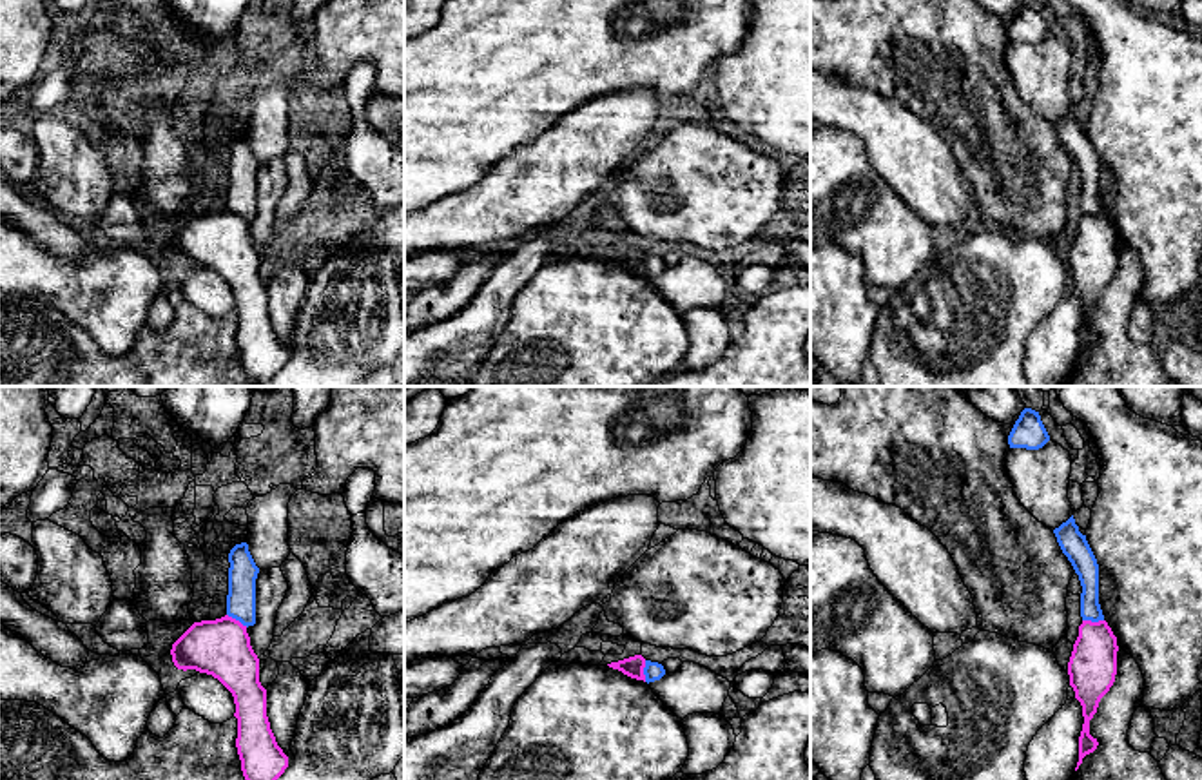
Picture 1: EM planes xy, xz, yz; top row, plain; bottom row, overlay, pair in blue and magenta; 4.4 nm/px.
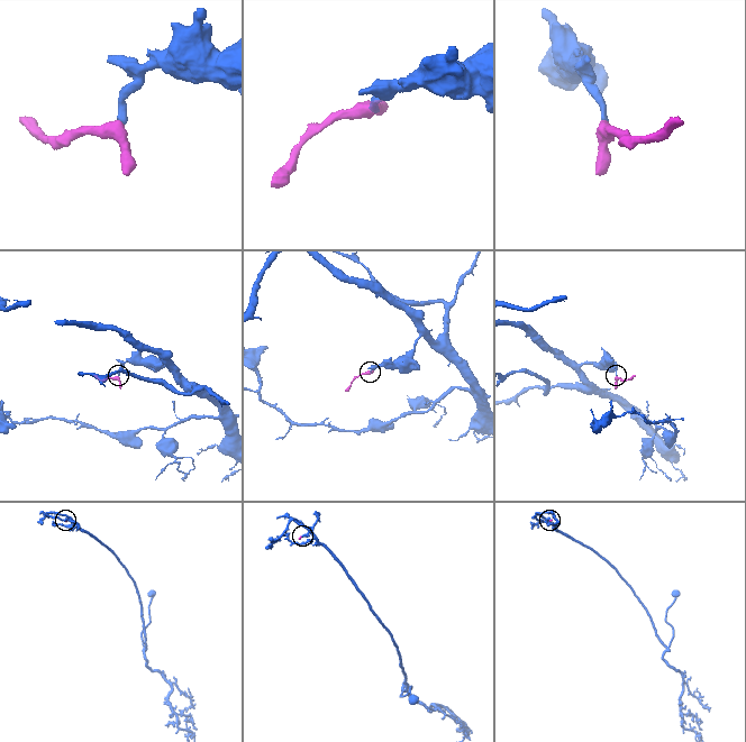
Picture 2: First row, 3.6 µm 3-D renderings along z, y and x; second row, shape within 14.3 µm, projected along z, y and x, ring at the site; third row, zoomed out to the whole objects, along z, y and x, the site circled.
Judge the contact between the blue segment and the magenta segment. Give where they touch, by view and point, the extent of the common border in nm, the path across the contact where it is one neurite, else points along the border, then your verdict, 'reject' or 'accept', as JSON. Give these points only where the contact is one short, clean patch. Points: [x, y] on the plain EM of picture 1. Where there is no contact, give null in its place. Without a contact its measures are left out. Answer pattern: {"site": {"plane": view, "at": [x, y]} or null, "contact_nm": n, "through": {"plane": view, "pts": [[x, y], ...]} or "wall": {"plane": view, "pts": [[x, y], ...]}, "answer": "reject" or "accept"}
{"site": {"plane": "xz", "at": [644, 265]}, "contact_nm": 100, "wall": {"plane": "xz", "pts": [[646, 254], [644, 274]]}, "answer": "reject"}

